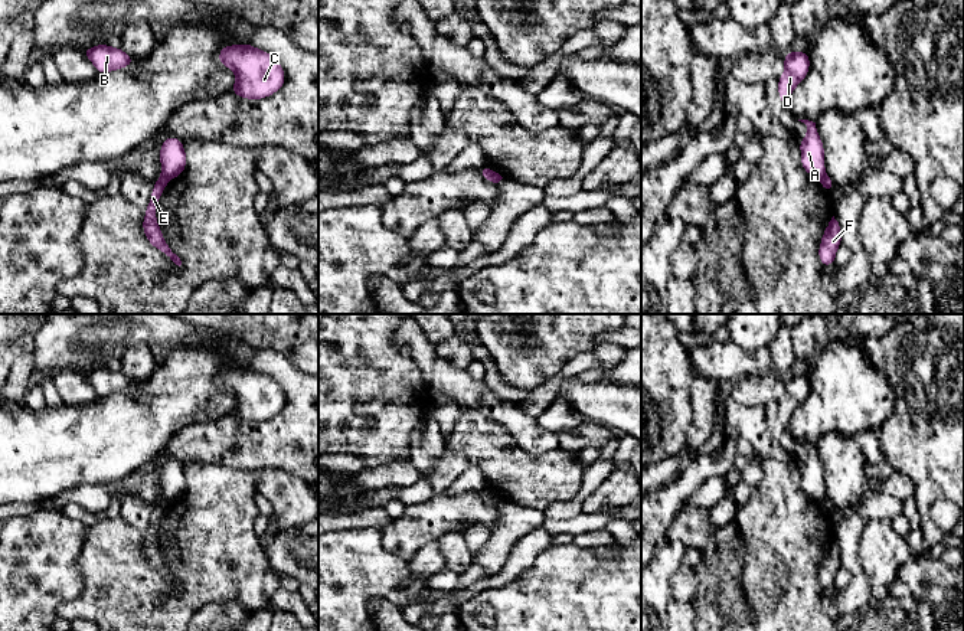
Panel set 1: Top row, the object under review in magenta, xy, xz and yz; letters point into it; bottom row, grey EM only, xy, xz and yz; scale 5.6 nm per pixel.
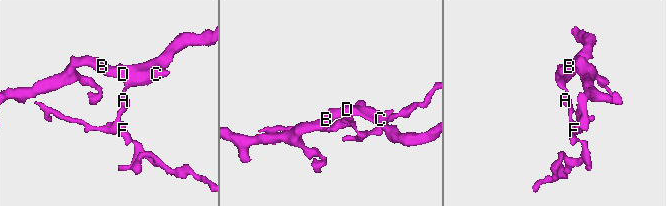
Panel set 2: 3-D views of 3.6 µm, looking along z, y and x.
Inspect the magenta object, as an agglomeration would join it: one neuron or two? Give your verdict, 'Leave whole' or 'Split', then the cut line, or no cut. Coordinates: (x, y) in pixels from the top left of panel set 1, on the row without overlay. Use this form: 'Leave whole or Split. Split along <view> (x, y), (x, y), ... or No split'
Split. Split along xy (162, 496), (169, 500)

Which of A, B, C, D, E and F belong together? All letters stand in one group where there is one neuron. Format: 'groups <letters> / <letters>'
groups A B C D / E F

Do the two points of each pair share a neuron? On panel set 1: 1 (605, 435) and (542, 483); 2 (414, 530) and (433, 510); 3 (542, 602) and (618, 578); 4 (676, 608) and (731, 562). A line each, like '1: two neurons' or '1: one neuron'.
1: two neurons
2: one neuron
3: one neuron
4: two neurons

